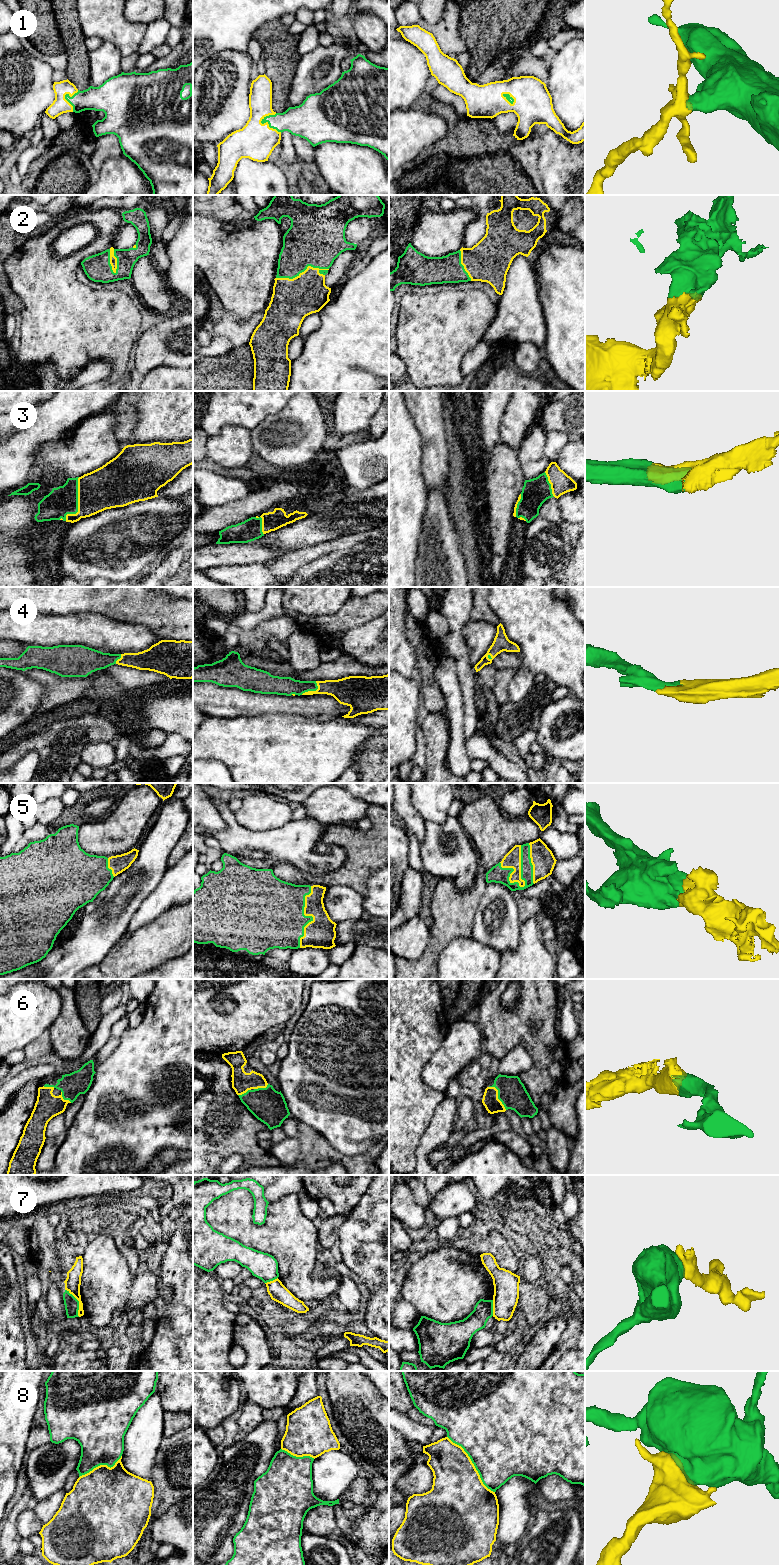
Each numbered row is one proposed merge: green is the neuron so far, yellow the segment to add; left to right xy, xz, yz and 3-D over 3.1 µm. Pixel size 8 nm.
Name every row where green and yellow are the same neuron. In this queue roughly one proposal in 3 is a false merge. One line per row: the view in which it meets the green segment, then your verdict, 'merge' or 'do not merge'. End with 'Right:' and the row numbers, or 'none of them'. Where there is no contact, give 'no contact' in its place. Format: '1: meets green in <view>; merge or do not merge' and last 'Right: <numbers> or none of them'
1: meets green in xz; merge
2: meets green in xz; merge
3: meets green in xy; merge
4: meets green in xz; merge
5: meets green in yz; merge
6: meets green in yz; merge
7: meets green in xy; do not merge
8: meets green in yz; do not merge
Right: 1, 2, 3, 4, 5, 6

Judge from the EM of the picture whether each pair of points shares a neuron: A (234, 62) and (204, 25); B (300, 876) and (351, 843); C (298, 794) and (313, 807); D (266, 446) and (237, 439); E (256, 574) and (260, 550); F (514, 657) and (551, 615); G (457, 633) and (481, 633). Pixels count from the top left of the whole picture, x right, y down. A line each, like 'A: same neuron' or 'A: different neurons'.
A: different neurons
B: same neuron
C: different neurons
D: different neurons
E: different neurons
F: different neurons
G: different neurons

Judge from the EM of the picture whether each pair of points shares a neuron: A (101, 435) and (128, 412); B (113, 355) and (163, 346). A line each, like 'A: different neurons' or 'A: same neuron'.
A: different neurons
B: different neurons

